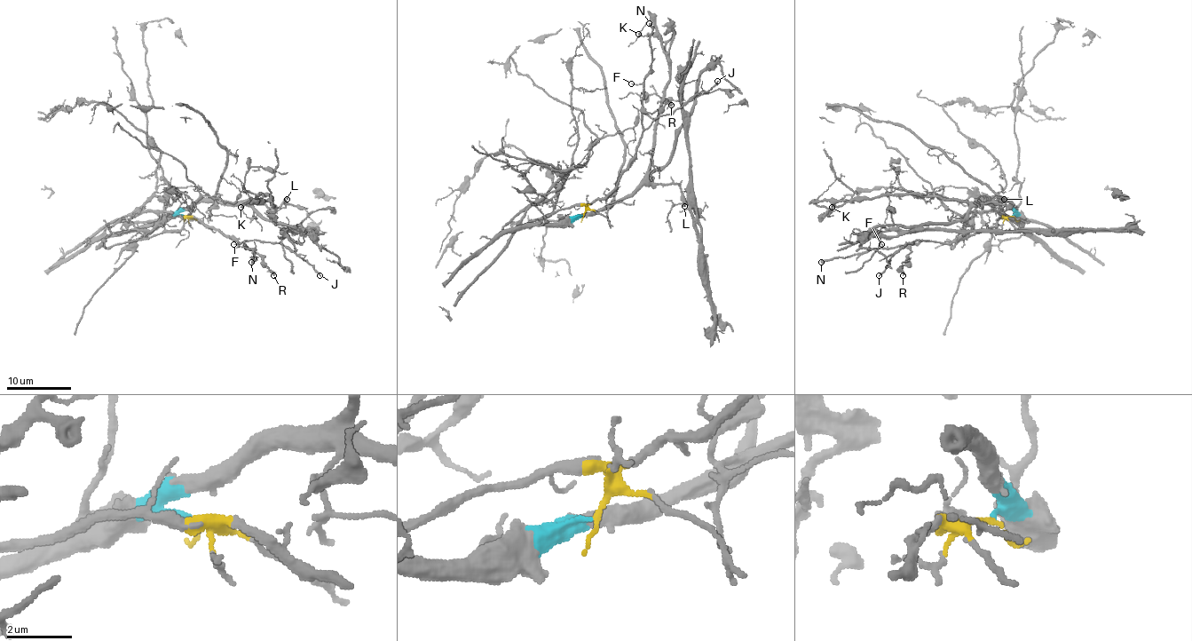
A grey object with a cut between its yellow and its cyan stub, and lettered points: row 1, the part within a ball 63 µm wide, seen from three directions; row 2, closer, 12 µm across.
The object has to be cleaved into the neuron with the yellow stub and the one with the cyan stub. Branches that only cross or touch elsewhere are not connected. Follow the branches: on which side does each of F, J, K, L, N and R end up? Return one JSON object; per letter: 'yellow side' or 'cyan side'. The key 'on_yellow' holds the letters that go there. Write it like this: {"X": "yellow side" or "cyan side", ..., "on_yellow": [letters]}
{"F": "yellow side", "J": "yellow side", "K": "cyan side", "L": "cyan side", "N": "yellow side", "R": "yellow side", "on_yellow": ["F", "J", "N", "R"]}

